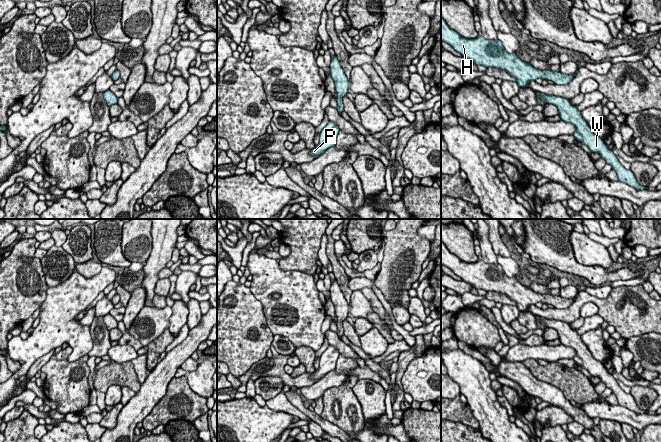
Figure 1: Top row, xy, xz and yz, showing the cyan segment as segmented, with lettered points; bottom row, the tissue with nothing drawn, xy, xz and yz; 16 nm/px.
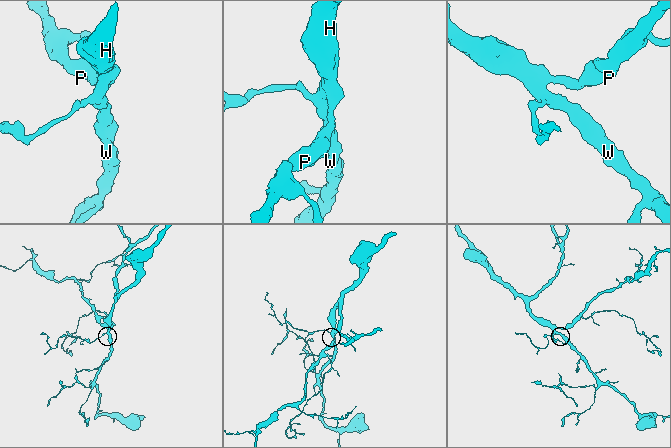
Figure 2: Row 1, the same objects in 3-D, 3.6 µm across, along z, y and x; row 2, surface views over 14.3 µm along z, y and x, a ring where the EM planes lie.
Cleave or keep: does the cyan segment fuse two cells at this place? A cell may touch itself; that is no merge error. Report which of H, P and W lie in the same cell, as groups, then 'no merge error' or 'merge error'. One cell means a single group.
H P W; no merge error

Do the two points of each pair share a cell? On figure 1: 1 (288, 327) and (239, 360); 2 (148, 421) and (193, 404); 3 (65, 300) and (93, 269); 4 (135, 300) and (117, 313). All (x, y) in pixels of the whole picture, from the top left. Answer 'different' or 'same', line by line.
1: different
2: same
3: different
4: different

